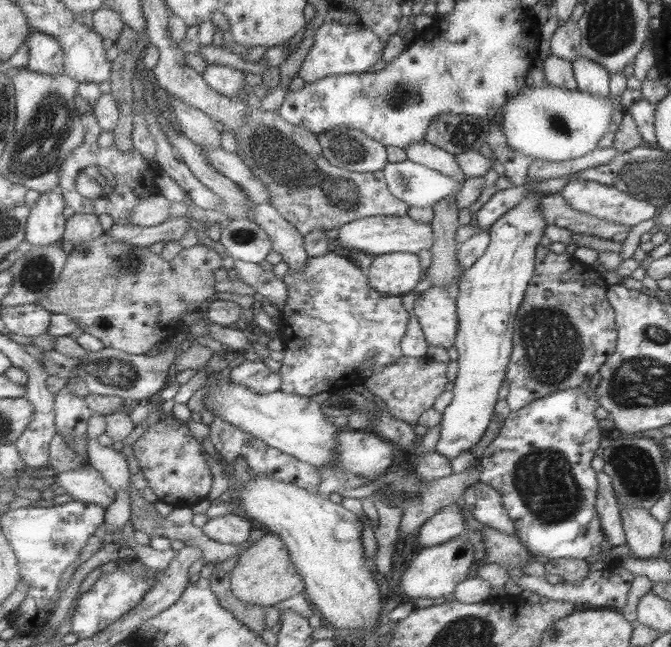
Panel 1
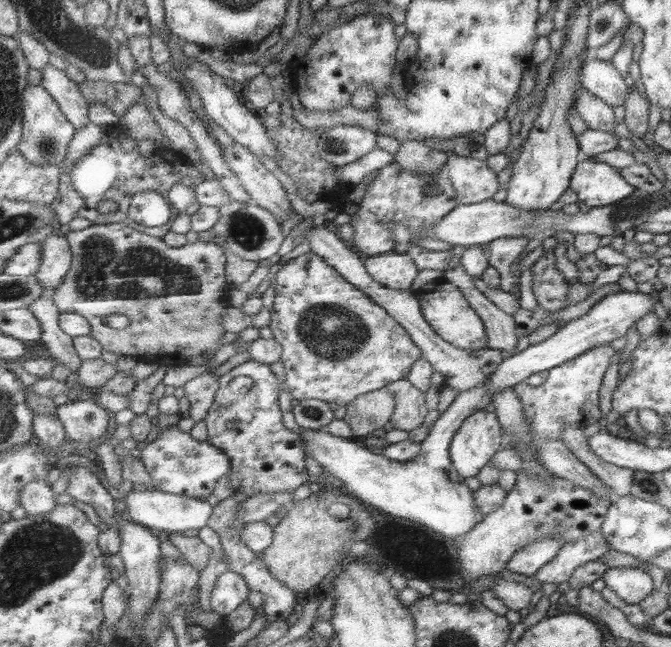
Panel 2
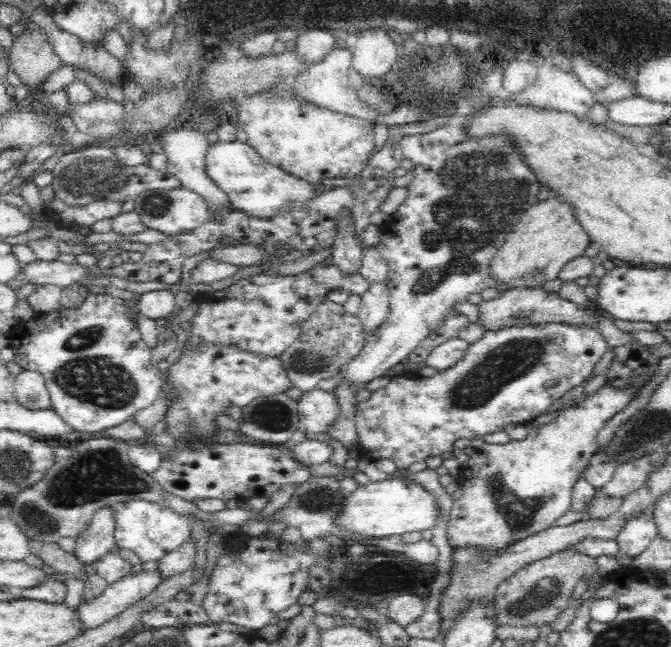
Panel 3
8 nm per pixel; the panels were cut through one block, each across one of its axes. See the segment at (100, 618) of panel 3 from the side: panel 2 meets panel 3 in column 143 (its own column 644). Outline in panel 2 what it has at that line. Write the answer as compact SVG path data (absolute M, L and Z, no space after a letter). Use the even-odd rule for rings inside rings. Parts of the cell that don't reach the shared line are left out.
M608 568L600 576L605 587L613 590L618 598L628 604L638 604L652 592L652 581L648 573L637 568Z

